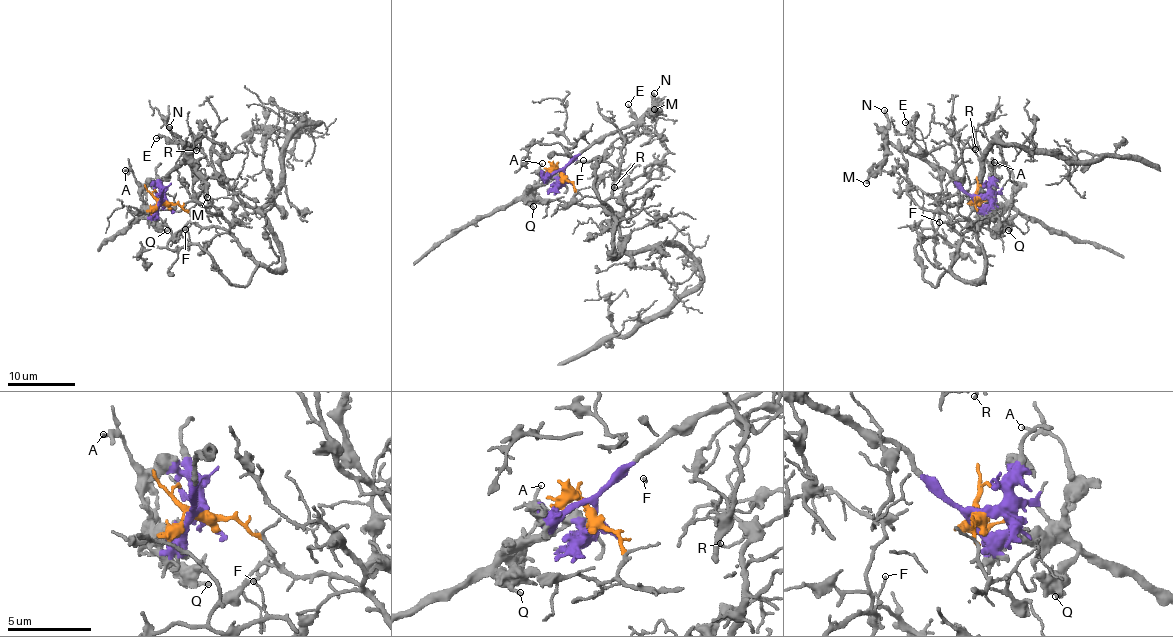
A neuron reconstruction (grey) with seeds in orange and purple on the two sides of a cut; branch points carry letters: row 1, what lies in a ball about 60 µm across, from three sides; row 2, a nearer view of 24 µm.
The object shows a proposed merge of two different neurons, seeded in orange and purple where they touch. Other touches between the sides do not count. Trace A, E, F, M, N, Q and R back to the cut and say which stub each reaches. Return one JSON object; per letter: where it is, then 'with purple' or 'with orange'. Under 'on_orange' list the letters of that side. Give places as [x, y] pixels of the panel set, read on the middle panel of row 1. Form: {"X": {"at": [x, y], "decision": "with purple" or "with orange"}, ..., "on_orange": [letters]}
{"A": {"at": [542, 163], "decision": "with purple"}, "E": {"at": [628, 104], "decision": "with orange"}, "F": {"at": [583, 160], "decision": "with orange"}, "M": {"at": [654, 109], "decision": "with purple"}, "N": {"at": [654, 93], "decision": "with purple"}, "Q": {"at": [533, 206], "decision": "with purple"}, "R": {"at": [614, 187], "decision": "with orange"}, "on_orange": ["E", "F", "R"]}

